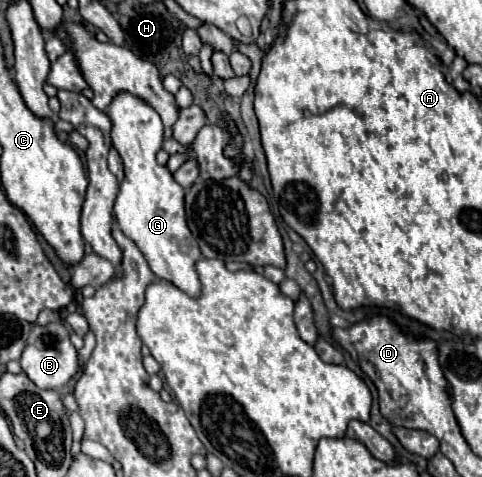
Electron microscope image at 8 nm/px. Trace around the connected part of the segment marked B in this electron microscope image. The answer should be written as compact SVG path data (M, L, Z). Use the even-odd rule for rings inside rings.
M50 322L46 326L32 324L28 340L26 340L26 350L20 356L20 366L38 388L62 390L66 382L78 372L78 356L70 342L66 326L62 322Z

